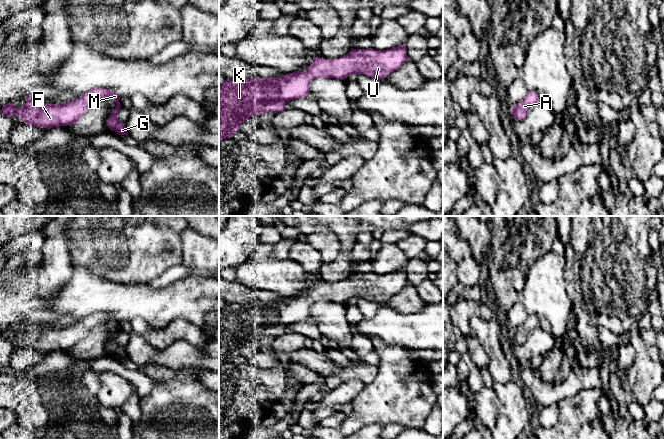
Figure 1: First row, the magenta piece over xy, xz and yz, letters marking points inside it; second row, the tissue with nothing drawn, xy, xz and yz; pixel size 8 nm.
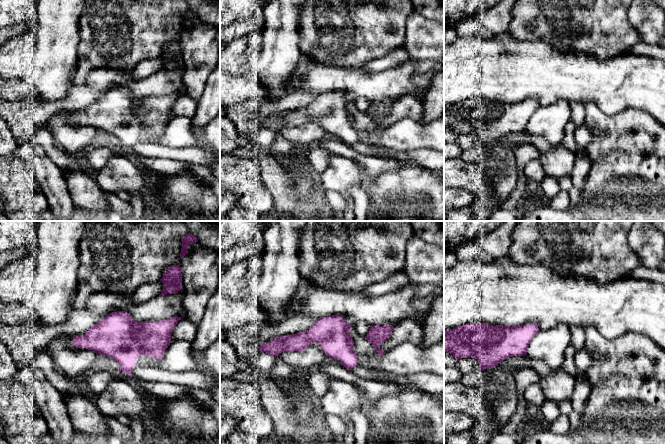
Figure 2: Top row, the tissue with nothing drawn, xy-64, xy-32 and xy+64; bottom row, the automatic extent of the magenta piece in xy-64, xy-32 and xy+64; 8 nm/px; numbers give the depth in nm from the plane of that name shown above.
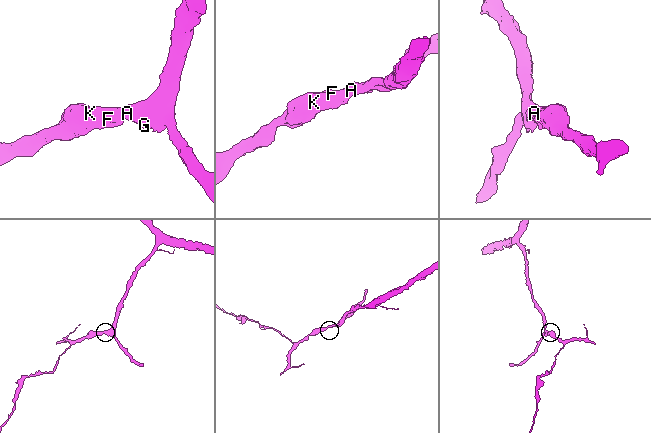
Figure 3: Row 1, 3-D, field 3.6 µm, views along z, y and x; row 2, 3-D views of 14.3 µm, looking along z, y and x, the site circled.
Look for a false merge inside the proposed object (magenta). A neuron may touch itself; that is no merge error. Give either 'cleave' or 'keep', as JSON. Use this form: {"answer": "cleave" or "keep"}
{"answer": "keep"}

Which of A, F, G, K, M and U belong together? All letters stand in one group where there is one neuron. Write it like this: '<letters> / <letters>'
A F G K M U

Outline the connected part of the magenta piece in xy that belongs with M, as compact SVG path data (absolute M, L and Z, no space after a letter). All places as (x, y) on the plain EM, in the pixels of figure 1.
M94 312L84 317L83 320L67 327L52 328L43 327L38 322L25 321L26 328L16 332L14 327L3 329L0 337L12 343L17 339L27 349L32 351L42 351L47 354L78 347L80 342L87 336L88 331L96 326L113 323L116 331L112 334L112 339L107 347L111 355L119 359L128 359L125 347L118 343L118 336L121 332L119 319L110 313Z

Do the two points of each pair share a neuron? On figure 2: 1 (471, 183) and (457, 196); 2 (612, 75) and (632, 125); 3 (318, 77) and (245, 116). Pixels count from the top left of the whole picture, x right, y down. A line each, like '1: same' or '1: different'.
1: different
2: different
3: different

